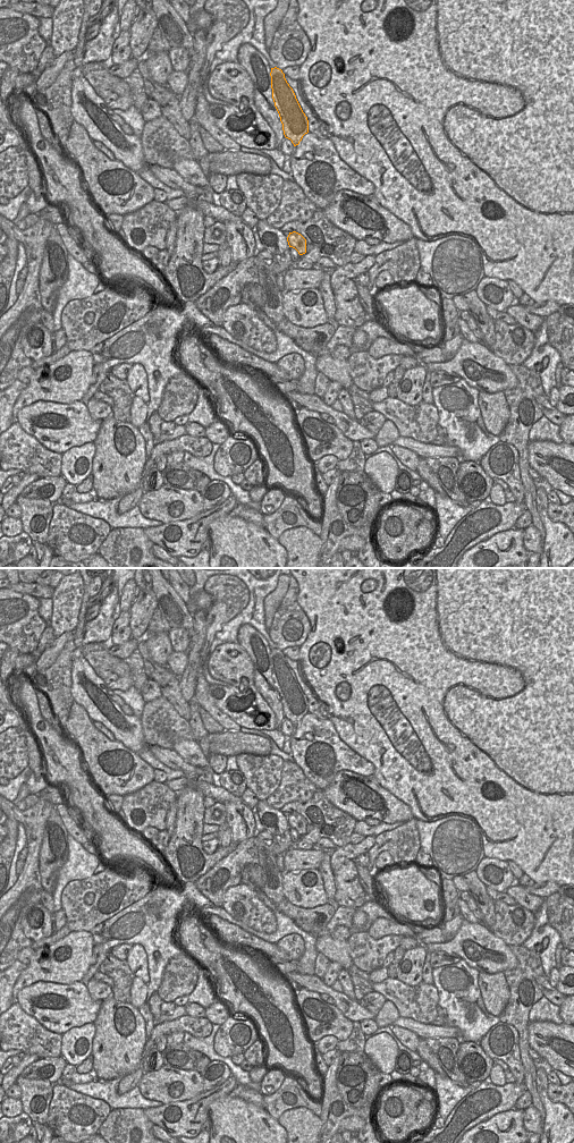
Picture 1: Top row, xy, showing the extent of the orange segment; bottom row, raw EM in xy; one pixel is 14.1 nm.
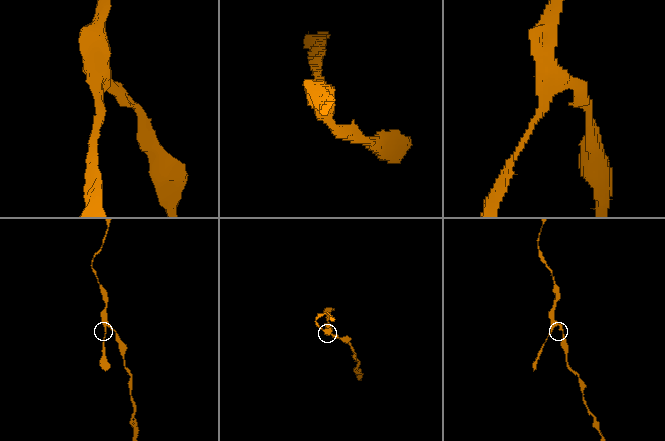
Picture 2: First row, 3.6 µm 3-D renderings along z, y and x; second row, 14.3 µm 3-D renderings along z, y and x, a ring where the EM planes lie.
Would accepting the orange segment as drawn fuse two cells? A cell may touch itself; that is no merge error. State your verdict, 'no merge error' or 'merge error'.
no merge error

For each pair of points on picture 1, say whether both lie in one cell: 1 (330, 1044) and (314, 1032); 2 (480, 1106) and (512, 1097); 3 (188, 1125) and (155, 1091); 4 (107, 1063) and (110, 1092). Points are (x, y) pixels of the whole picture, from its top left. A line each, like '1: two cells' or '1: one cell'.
1: two cells
2: one cell
3: two cells
4: two cells

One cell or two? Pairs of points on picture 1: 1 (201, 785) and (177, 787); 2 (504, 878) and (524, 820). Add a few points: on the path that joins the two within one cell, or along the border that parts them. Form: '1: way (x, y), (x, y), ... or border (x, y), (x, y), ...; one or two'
1: way (195, 784), (183, 784); one
2: border (484, 856), (506, 862); two

